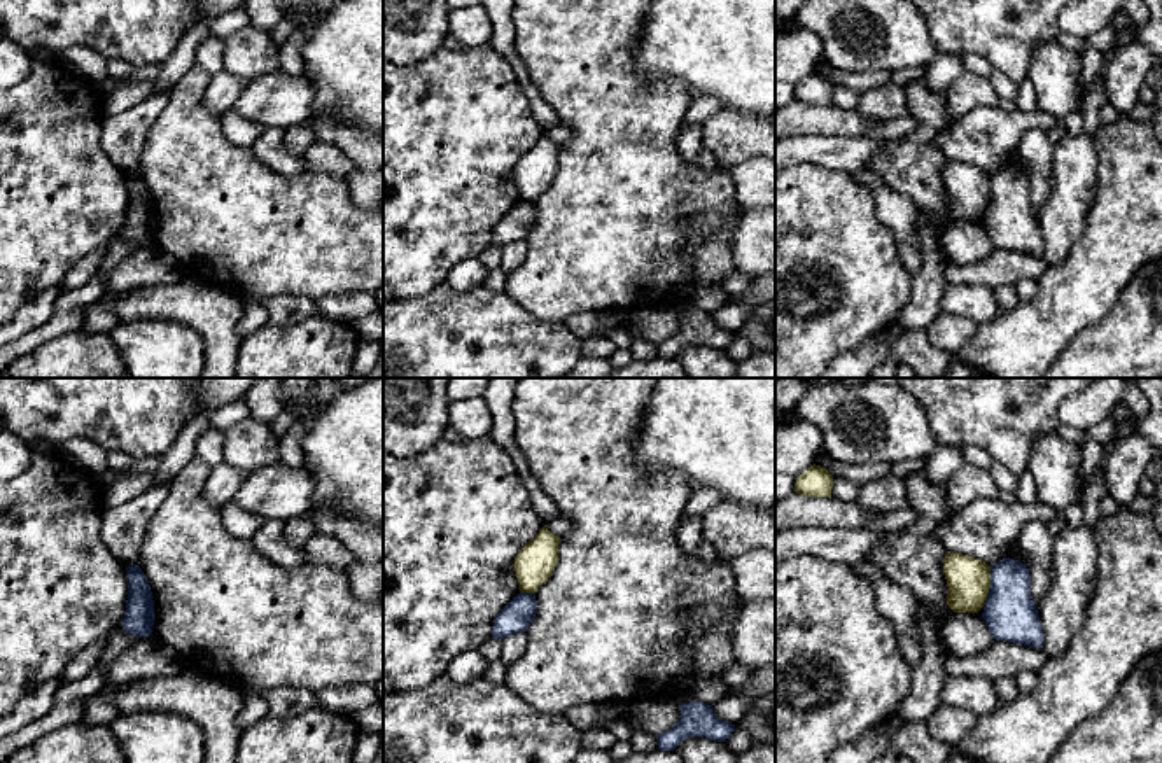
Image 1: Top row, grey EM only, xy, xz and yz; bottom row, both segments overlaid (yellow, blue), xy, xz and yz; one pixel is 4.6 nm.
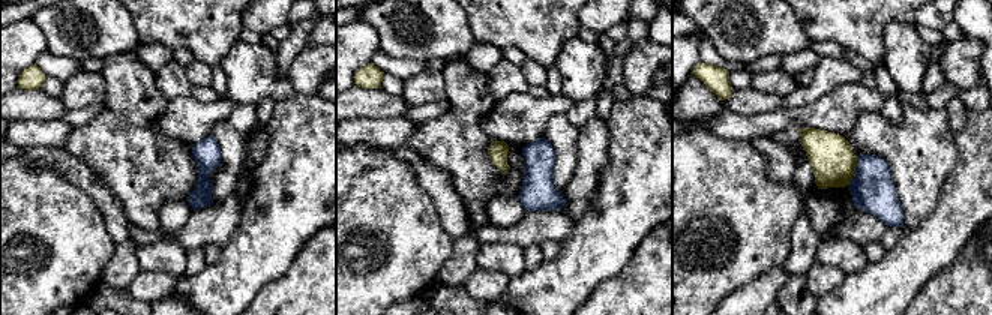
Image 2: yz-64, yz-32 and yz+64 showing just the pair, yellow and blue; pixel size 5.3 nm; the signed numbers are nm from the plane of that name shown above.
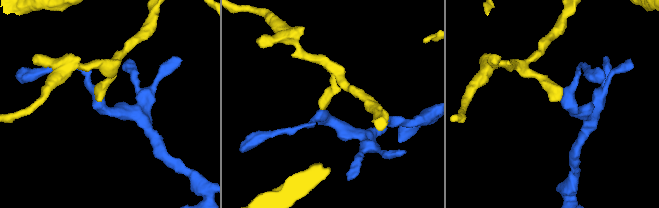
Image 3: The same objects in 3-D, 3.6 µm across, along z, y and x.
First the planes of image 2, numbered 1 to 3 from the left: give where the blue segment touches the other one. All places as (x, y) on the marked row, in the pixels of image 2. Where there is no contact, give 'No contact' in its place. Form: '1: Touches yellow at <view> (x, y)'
1: No contact
2: No contact
3: Touches yellow at yz+64 (854, 173)

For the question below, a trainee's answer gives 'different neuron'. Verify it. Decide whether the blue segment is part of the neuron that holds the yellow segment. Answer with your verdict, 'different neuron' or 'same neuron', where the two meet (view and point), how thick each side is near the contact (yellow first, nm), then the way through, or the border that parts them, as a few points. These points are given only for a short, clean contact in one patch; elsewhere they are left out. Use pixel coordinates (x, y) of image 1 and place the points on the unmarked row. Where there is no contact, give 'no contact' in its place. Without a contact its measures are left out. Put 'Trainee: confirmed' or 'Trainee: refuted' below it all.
different neuron | yz (989, 195) | 200/240 nm | along yz (991, 174), (991, 195), (982, 214)
Trainee: confirmed

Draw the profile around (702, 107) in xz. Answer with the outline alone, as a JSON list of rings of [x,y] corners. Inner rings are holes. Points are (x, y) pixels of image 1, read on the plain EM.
[[[704,94],[691,100],[691,105],[682,119],[682,128],[704,122],[723,108],[721,102],[714,96]]]

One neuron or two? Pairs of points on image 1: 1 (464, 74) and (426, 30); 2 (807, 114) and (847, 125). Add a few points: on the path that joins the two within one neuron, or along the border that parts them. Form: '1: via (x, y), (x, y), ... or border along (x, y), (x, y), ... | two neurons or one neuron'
1: border along (443, 48), (419, 62), (403, 63) | two neurons
2: via (818, 119), (837, 121) | one neuron

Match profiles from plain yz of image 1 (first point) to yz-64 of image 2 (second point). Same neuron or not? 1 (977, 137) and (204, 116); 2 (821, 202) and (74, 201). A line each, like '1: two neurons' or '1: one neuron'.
1: one neuron
2: one neuron

